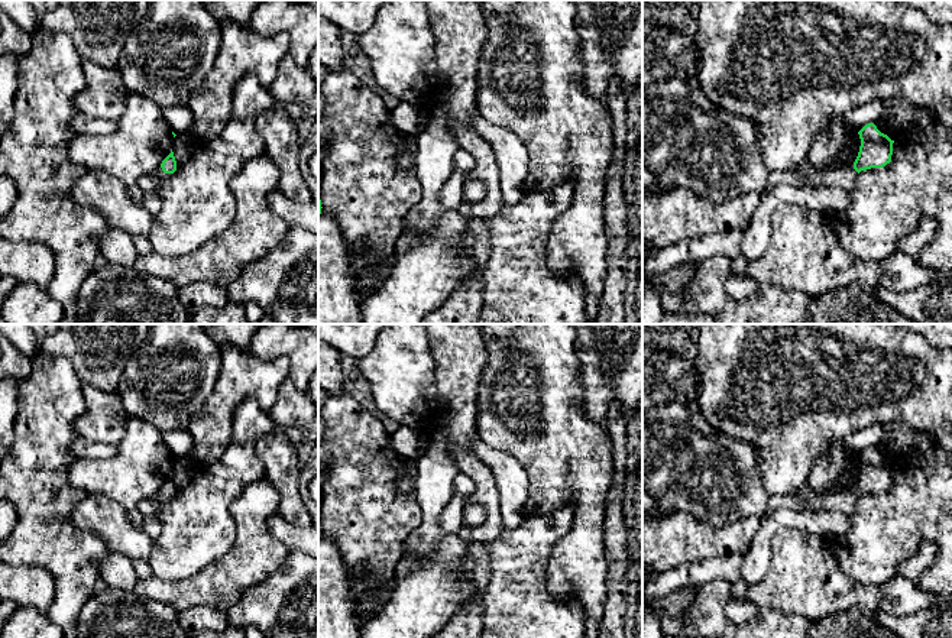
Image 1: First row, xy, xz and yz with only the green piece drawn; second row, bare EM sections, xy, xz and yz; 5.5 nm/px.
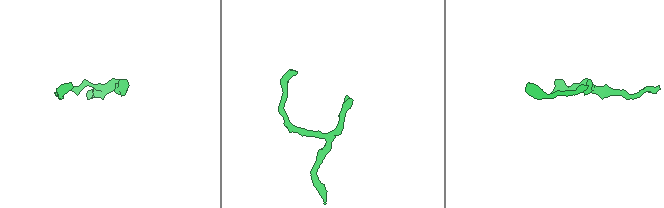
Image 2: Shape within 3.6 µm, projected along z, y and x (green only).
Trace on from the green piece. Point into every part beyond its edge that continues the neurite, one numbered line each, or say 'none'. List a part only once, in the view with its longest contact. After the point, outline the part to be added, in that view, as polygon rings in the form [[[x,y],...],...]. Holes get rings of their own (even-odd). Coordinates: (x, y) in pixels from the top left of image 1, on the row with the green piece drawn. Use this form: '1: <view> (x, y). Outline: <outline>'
1: xy (146, 183). Outline: [[[156,168],[153,174],[145,174],[137,179],[139,192],[156,191],[158,185],[168,179],[171,174],[165,174],[162,168]]]

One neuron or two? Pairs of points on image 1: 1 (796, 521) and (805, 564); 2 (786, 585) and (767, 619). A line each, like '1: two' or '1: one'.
1: two
2: two

